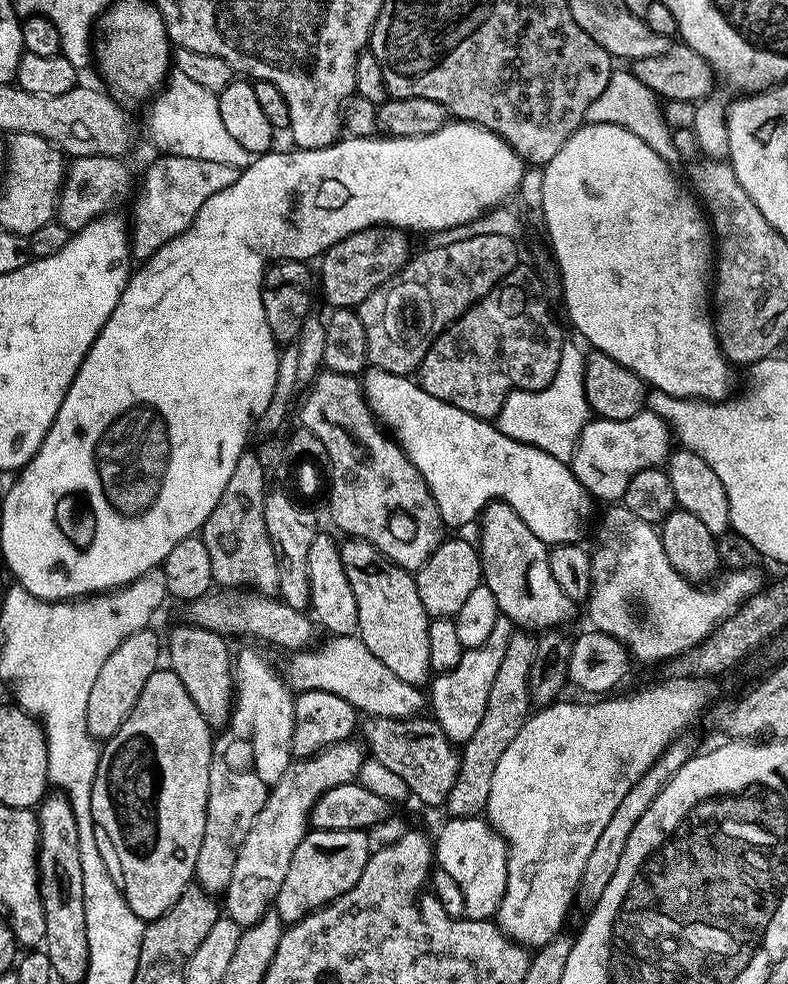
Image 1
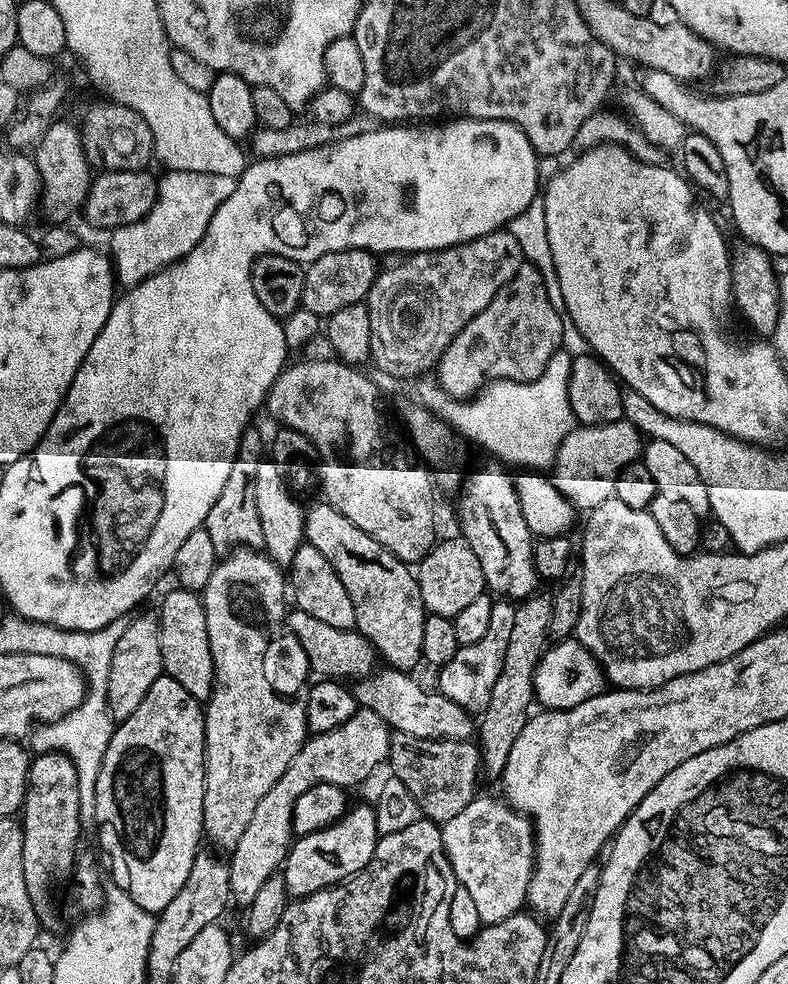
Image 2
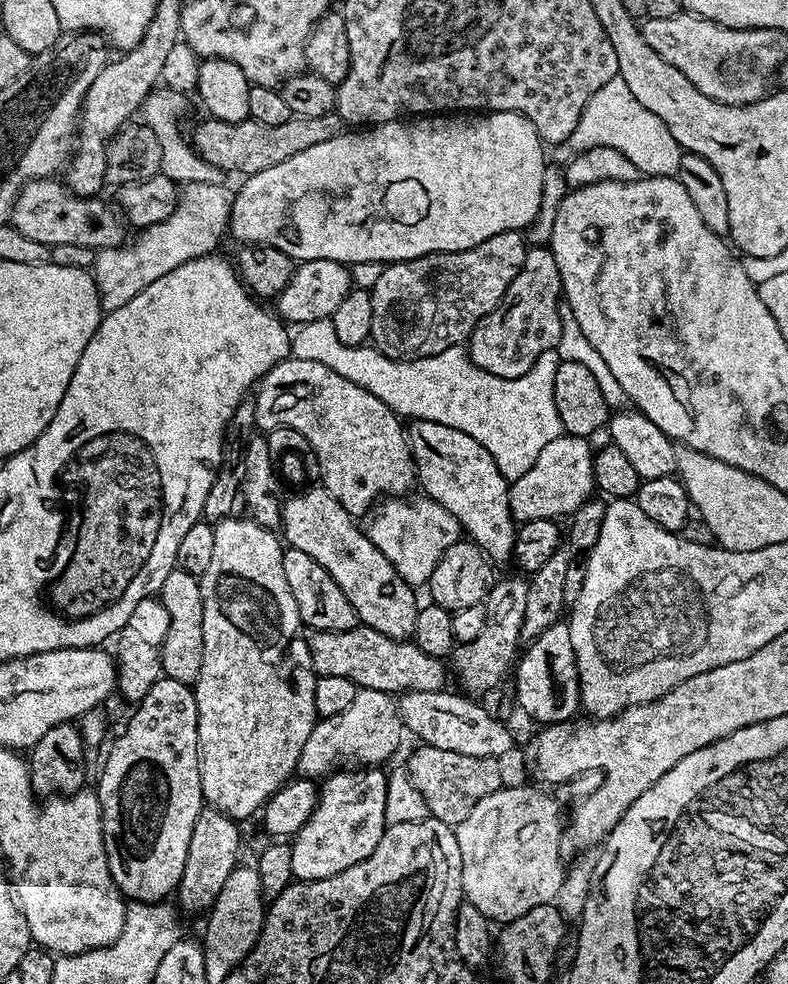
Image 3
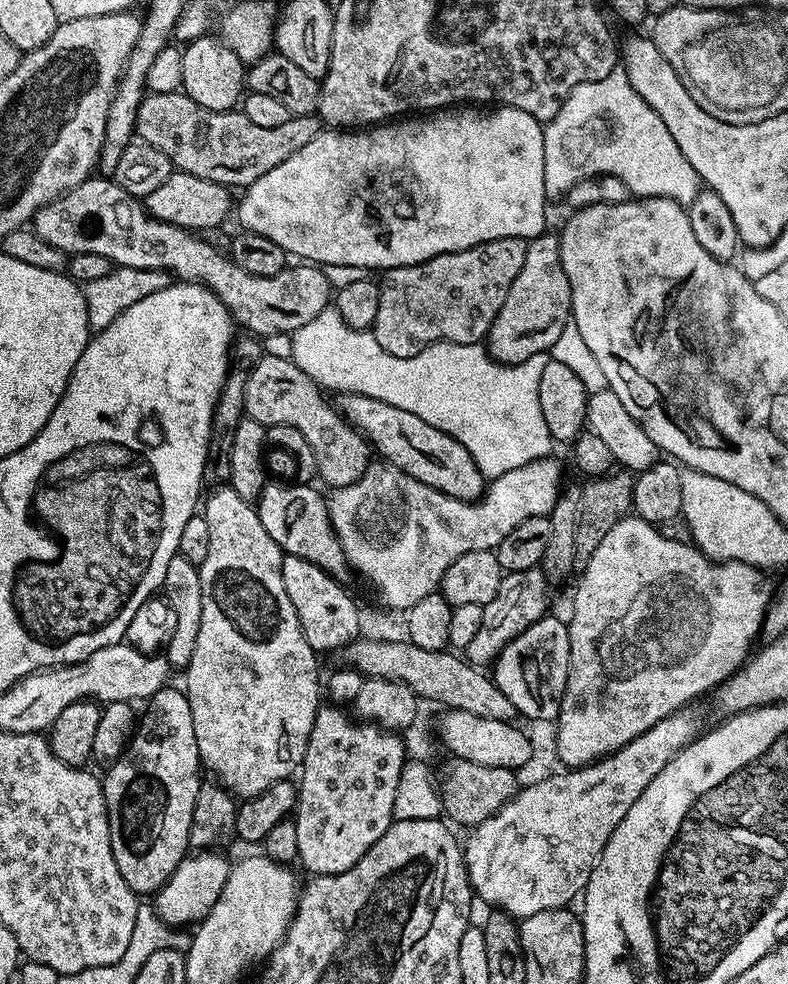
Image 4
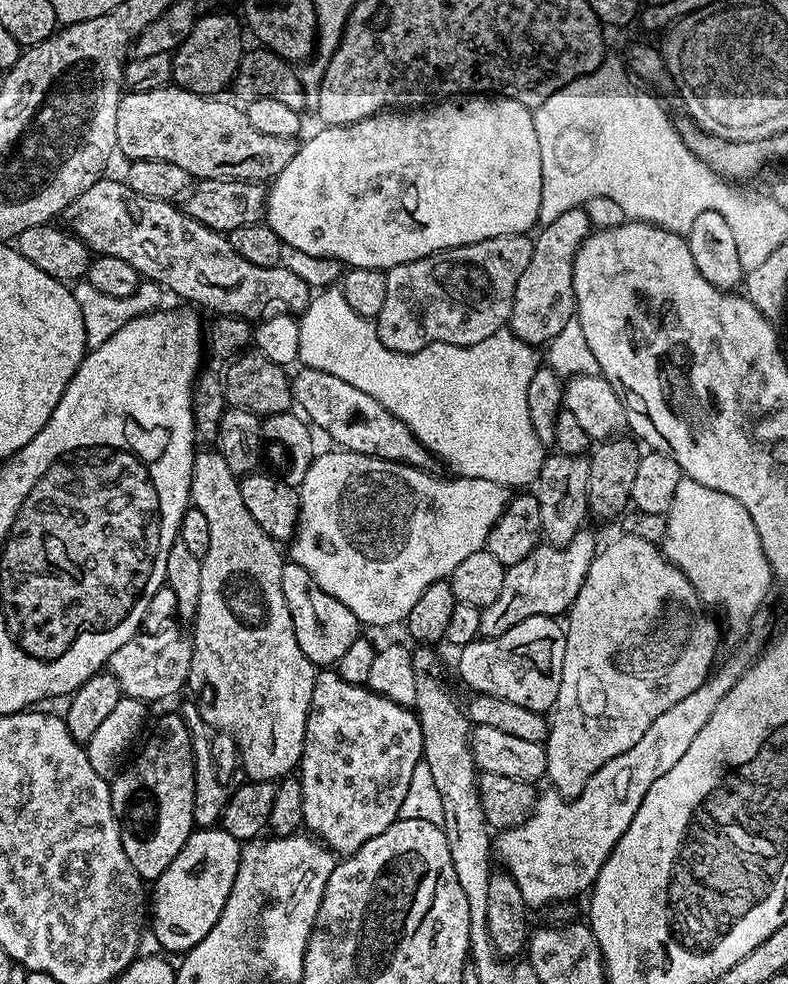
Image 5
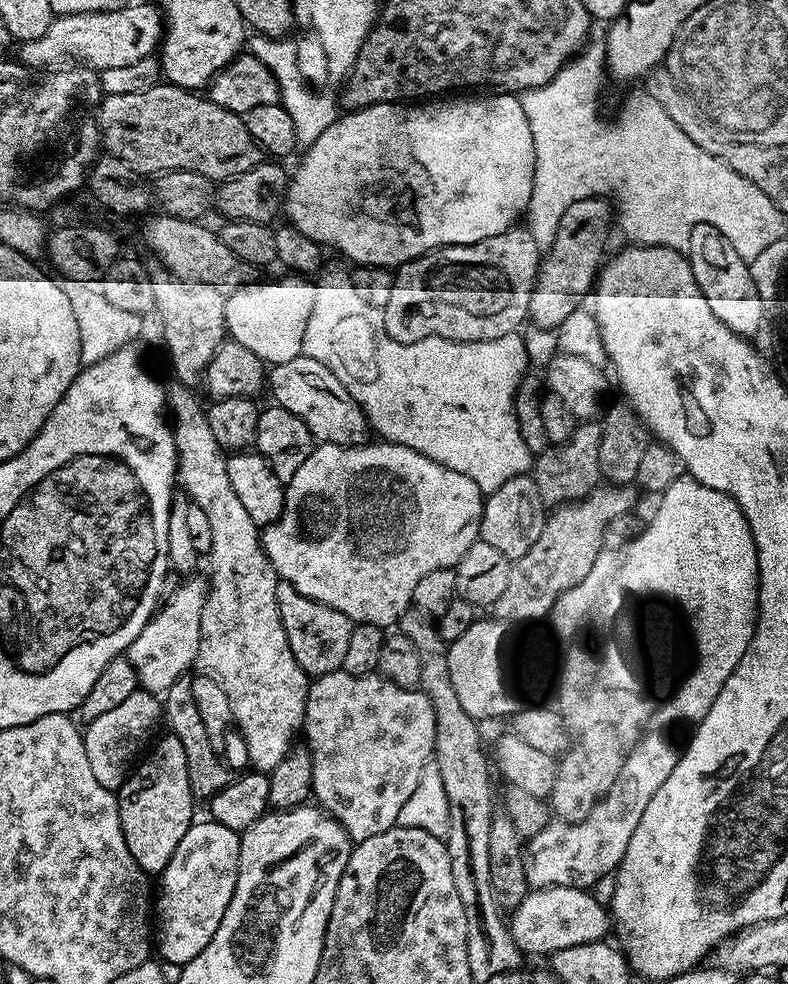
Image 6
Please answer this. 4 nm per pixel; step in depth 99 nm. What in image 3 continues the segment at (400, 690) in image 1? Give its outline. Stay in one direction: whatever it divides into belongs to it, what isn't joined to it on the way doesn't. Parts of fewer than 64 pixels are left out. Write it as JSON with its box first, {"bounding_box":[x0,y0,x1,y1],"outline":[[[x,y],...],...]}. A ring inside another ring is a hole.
{"bounding_box":[399,691,512,758],"outline":[[[459,691],[448,692],[405,692],[399,697],[400,717],[405,729],[417,736],[420,744],[438,746],[438,750],[454,750],[454,754],[474,754],[474,758],[504,758],[512,748],[512,732],[496,716],[491,716],[480,704],[475,704],[475,699],[461,694]]]}

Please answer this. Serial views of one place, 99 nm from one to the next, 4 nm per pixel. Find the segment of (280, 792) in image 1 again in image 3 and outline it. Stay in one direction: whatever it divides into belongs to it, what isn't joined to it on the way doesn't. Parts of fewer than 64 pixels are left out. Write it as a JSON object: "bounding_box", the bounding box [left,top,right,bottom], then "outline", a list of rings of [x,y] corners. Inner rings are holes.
{"bounding_box":[296,688,406,778],"outline":[[[357,688],[354,702],[342,714],[317,719],[302,754],[298,754],[296,772],[304,778],[324,778],[349,766],[384,766],[400,748],[406,729],[400,717],[400,705],[391,692]]]}

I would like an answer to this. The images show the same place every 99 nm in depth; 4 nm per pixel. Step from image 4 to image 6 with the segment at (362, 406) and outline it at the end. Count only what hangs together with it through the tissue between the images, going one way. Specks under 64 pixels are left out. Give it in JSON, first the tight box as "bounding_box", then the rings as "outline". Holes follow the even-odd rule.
{"bounding_box":[266,354,369,448],"outline":[[[301,354],[290,362],[271,365],[266,372],[266,388],[269,393],[272,391],[276,399],[273,401],[279,407],[290,410],[290,414],[306,422],[313,441],[352,448],[369,439],[368,419],[362,406],[358,406],[350,390],[346,390],[346,386],[322,366],[322,362],[314,362],[314,358]]]}

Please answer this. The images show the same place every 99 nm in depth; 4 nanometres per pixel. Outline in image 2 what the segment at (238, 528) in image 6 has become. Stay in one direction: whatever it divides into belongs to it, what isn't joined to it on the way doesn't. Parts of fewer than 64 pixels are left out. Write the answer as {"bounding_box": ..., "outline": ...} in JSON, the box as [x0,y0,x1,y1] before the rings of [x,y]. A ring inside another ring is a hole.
{"bounding_box":[202,548,310,854],"outline":[[[237,548],[217,563],[202,593],[214,658],[214,682],[204,708],[204,836],[224,854],[238,846],[258,802],[286,774],[286,766],[310,735],[306,722],[310,684],[304,681],[310,669],[298,638],[288,631],[284,592],[286,596],[285,573],[268,555],[255,548]]]}

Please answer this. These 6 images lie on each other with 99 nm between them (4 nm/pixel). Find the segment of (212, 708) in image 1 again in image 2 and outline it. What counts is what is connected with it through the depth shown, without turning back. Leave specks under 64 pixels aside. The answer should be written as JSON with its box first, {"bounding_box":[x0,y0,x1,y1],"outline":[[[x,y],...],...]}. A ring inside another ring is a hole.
{"bounding_box":[158,587,214,701],"outline":[[[173,587],[173,592],[164,596],[160,604],[158,619],[160,621],[160,637],[162,638],[162,666],[164,675],[174,678],[196,700],[207,701],[208,695],[212,692],[214,682],[214,658],[210,654],[210,638],[206,634],[206,614],[204,613],[203,599],[195,592],[188,592],[185,588]]]}

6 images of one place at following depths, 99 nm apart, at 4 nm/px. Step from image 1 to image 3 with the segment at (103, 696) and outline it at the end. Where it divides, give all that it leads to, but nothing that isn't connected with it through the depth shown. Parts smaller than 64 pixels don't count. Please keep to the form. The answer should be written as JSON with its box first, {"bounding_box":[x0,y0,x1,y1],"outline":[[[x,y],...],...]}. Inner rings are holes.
{"bounding_box":[114,596,170,702],"outline":[[[147,596],[134,606],[130,618],[126,618],[126,626],[118,633],[120,645],[114,648],[116,661],[116,687],[119,695],[124,695],[131,702],[138,702],[150,694],[150,686],[162,679],[160,655],[162,642],[166,638],[166,630],[170,630],[170,614],[166,614],[166,606],[156,596]]]}

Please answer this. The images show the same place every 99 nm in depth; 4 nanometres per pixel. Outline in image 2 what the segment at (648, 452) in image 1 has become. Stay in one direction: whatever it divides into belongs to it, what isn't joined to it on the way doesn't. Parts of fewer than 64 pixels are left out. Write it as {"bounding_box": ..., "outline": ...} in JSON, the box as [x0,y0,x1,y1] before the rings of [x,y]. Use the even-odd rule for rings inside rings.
{"bounding_box":[550,420,642,510],"outline":[[[629,420],[576,426],[558,446],[556,463],[550,469],[550,476],[573,508],[591,510],[612,497],[616,490],[616,477],[627,464],[637,463],[641,456],[642,433]]]}

